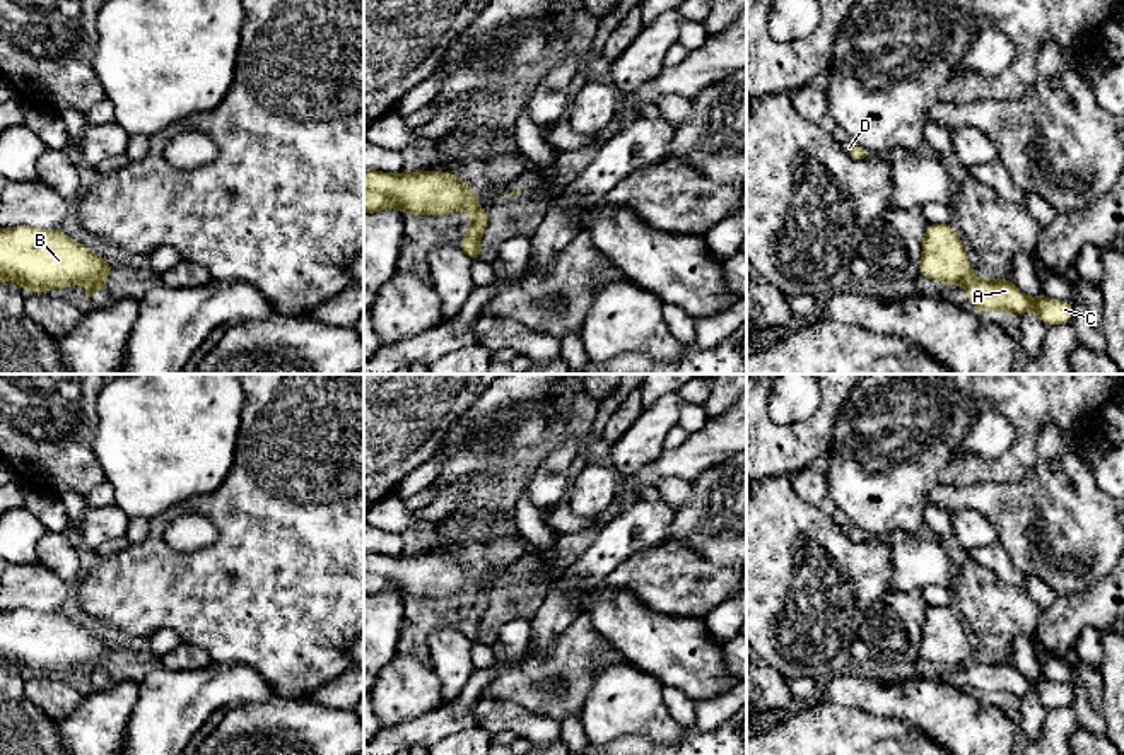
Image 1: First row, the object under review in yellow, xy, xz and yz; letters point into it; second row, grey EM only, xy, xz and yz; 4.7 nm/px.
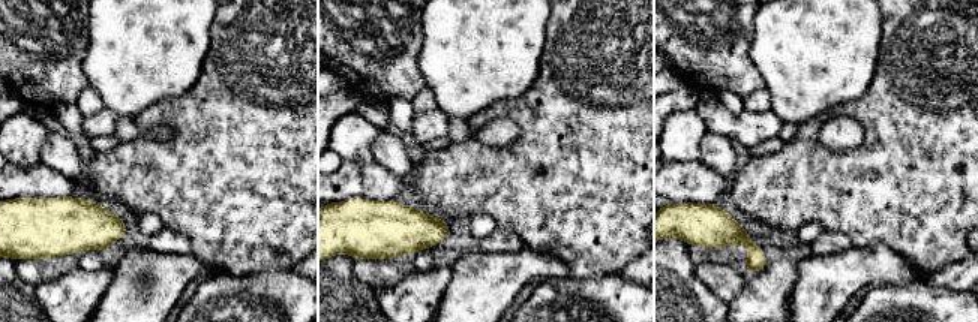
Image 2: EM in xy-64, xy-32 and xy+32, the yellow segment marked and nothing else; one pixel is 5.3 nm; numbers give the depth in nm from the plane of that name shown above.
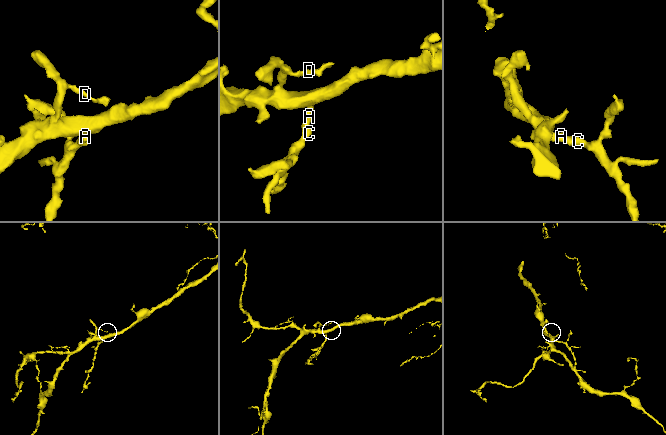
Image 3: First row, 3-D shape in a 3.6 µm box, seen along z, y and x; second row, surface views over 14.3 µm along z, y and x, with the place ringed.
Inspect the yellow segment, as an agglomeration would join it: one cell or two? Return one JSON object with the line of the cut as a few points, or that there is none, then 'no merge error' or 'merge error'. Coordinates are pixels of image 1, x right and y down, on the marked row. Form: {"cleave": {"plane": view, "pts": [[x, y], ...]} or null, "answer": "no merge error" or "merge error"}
{"cleave": {"plane": "xy", "pts": [[103, 279], [96, 279], [87, 287]]}, "answer": "merge error"}

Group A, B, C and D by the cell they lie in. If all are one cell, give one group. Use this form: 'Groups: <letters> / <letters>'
Groups: A C / B D

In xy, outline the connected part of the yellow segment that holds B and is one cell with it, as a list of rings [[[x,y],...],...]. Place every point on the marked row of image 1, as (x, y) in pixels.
[[[17,225],[0,229],[0,282],[15,282],[26,292],[44,292],[67,289],[77,284],[89,287],[96,280],[104,280],[114,263],[92,253],[87,246],[73,241],[60,227],[36,229]]]

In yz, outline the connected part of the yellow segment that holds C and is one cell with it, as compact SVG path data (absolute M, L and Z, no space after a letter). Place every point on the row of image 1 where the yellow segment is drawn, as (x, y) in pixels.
M969 278L965 292L970 307L975 311L1011 311L1020 316L1035 309L1040 321L1049 328L1059 323L1071 323L1073 302L1049 299L1039 294L1035 299L1027 297L1011 278Z

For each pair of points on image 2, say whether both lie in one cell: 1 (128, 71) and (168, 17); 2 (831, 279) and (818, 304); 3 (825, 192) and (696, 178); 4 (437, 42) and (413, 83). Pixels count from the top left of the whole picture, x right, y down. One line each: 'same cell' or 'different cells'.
1: same cell
2: same cell
3: different cells
4: different cells

